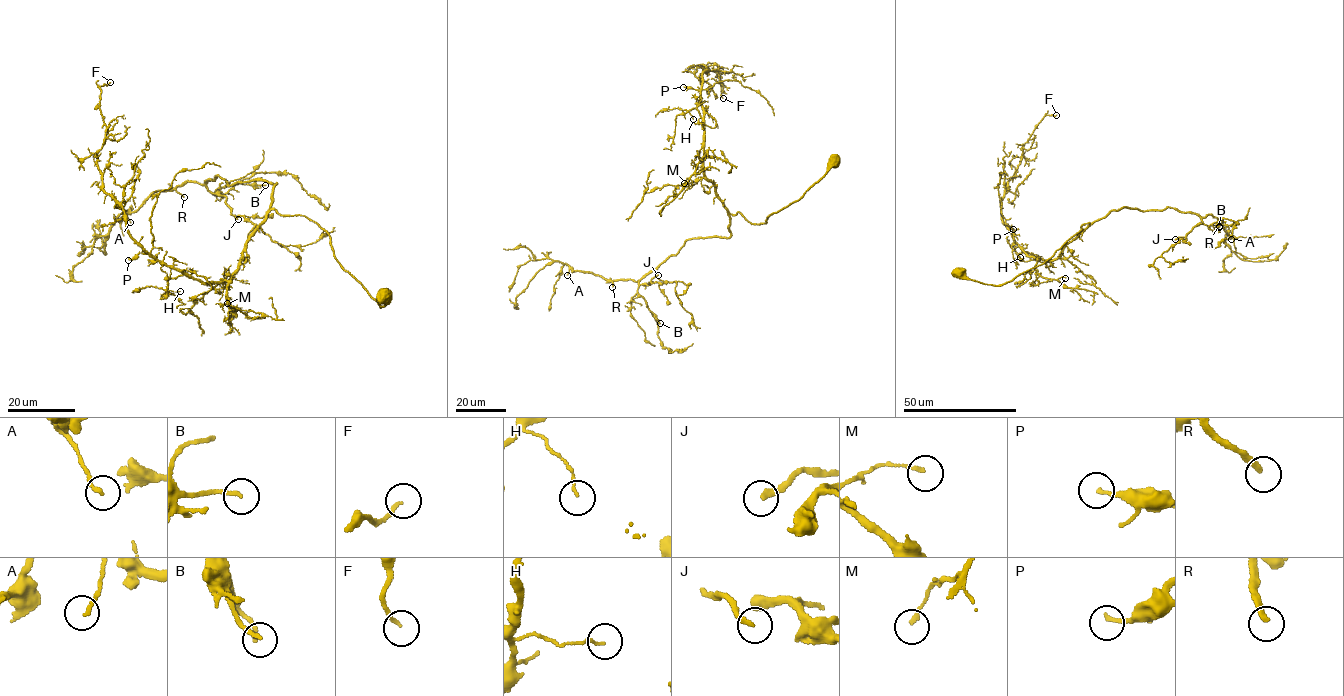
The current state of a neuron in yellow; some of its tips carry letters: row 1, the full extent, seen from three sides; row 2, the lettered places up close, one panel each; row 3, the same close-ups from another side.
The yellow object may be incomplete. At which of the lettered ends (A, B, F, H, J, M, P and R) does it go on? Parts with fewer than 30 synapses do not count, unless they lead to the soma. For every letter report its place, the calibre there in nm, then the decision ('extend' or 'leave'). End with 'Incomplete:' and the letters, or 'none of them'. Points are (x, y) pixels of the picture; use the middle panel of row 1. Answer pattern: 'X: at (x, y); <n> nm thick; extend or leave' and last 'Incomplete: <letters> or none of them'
A: at (567, 275); 170 nm thick; leave
B: at (660, 323); 150 nm thick; leave
F: at (723, 98); 140 nm thick; leave
H: at (693, 119); 90 nm thick; leave
J: at (658, 275); 200 nm thick; extend
M: at (684, 183); 150 nm thick; leave
P: at (683, 87); 170 nm thick; leave
R: at (612, 287); 240 nm thick; extend
Incomplete: J, R

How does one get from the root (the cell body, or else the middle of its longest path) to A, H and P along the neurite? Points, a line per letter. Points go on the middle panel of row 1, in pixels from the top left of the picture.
A: (834, 162), (765, 223), (730, 214), (728, 238), (688, 239), (637, 281), (567, 275)
H: (834, 162), (799, 199), (765, 223), (751, 223), (730, 213), (706, 177), (695, 108), (688, 111), (693, 119)
P: (834, 162), (799, 199), (771, 213), (765, 223), (732, 214), (704, 171), (699, 90), (683, 87)

